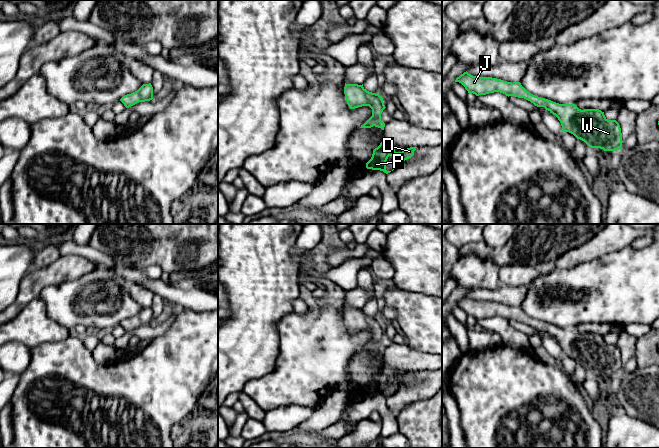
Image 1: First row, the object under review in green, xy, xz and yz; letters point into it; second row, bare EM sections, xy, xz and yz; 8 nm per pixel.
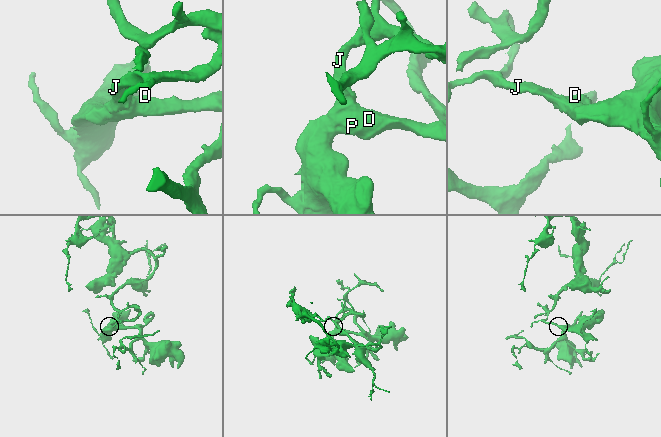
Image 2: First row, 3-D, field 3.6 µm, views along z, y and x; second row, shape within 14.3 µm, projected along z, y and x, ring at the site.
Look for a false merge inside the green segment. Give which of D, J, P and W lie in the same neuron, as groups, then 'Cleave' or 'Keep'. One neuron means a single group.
Groups: D J P W. Keep

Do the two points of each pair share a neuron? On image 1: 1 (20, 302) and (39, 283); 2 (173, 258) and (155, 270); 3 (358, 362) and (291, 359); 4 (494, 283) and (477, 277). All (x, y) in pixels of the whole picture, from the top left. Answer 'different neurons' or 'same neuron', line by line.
1: same neuron
2: different neurons
3: different neurons
4: same neuron

